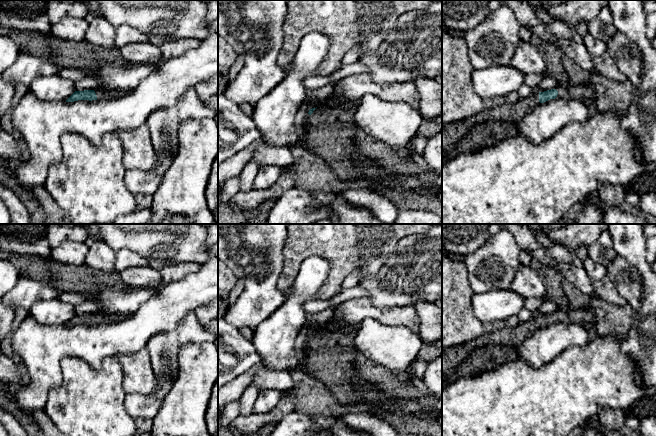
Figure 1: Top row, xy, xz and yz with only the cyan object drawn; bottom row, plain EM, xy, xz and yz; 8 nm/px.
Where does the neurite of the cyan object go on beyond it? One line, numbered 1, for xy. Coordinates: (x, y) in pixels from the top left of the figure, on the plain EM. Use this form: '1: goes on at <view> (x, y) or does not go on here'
1: goes on at xy (101, 316)

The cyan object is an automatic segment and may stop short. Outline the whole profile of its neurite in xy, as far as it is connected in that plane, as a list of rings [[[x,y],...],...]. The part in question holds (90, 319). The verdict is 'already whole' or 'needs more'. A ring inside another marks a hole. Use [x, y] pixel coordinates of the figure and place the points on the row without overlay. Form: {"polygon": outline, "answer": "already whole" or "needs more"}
{"polygon": [[[102,309],[94,314],[75,315],[66,326],[74,326],[78,324],[102,324],[115,323],[123,321],[128,315],[120,313],[106,313]]], "answer": "needs more"}

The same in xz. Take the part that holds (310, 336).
{"polygon": [[[328,326],[317,332],[310,333],[305,346],[308,352],[303,363],[304,371],[313,378],[320,380],[343,405],[356,402],[370,402],[372,407],[369,412],[375,416],[401,410],[412,418],[419,420],[418,413],[426,410],[424,402],[395,398],[380,391],[375,385],[362,378],[356,372],[352,363],[352,353],[343,347],[346,342],[352,340],[353,336],[354,334],[351,332],[331,330]]], "answer": "needs more"}

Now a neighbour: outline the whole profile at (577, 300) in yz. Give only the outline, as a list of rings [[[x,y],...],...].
[[[563,280],[563,289],[569,301],[569,309],[582,309],[590,306],[592,297],[580,292],[566,280]]]

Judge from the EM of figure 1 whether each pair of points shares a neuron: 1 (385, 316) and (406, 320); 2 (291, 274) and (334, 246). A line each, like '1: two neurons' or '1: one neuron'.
1: one neuron
2: one neuron

